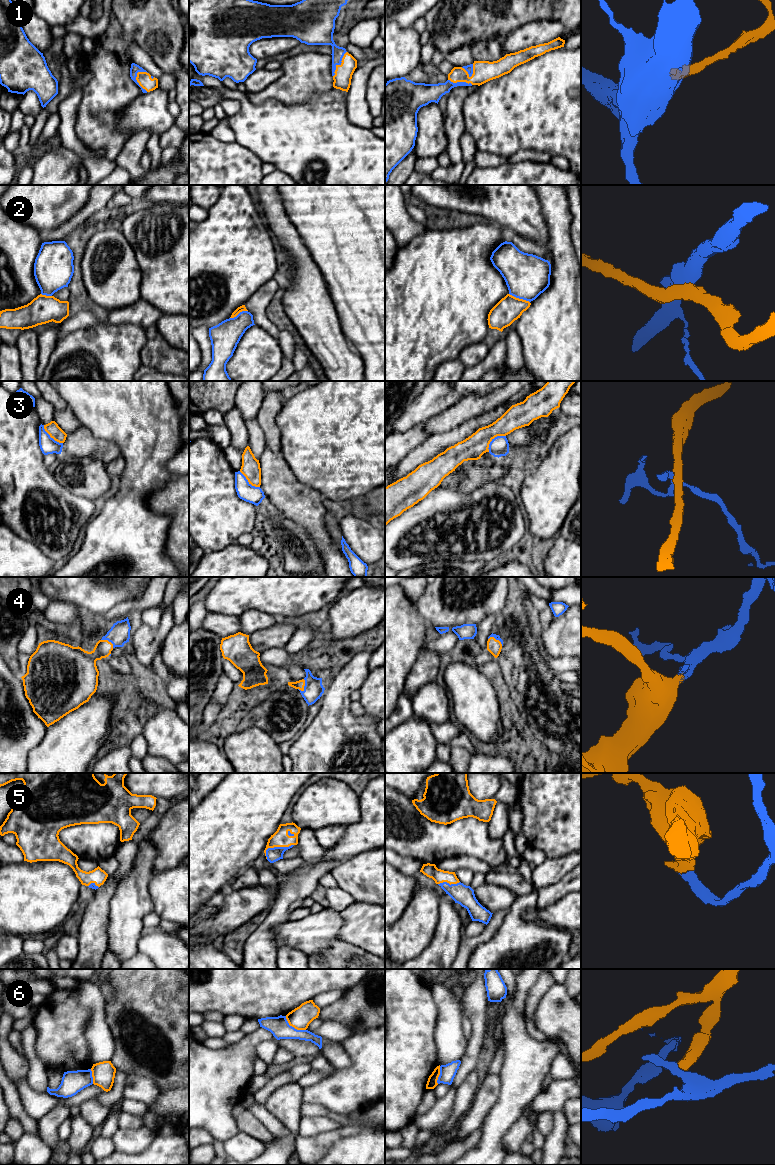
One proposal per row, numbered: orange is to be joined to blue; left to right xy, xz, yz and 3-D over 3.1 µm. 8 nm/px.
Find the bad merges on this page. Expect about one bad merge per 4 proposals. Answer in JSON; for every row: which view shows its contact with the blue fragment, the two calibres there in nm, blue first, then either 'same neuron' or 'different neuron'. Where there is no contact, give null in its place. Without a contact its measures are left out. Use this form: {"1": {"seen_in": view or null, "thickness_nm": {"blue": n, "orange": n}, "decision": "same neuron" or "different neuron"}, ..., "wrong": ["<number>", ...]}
{"1": {"seen_in": "xy", "thickness_nm": {"blue": 70, "orange": 120}, "decision": "same neuron"}, "2": {"seen_in": "yz", "thickness_nm": {"blue": 360, "orange": 200}, "decision": "same neuron"}, "3": {"seen_in": "yz", "thickness_nm": {"blue": 160, "orange": 190}, "decision": "different neuron"}, "4": {"seen_in": "xz", "thickness_nm": {"blue": 160, "orange": 70}, "decision": "same neuron"}, "5": {"seen_in": "xz", "thickness_nm": {"blue": 110, "orange": 140}, "decision": "same neuron"}, "6": {"seen_in": "xz", "thickness_nm": {"blue": 160, "orange": 170}, "decision": "different neuron"}, "wrong": ["3", "6"]}

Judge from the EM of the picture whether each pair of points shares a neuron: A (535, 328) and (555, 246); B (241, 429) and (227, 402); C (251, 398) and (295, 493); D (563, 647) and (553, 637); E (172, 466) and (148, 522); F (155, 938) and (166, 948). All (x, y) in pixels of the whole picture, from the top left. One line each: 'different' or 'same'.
A: same
B: different
C: same
D: same
E: different
F: same

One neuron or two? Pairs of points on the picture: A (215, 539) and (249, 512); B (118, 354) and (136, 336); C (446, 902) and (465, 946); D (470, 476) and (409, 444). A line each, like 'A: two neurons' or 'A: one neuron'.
A: one neuron
B: one neuron
C: two neurons
D: one neuron

